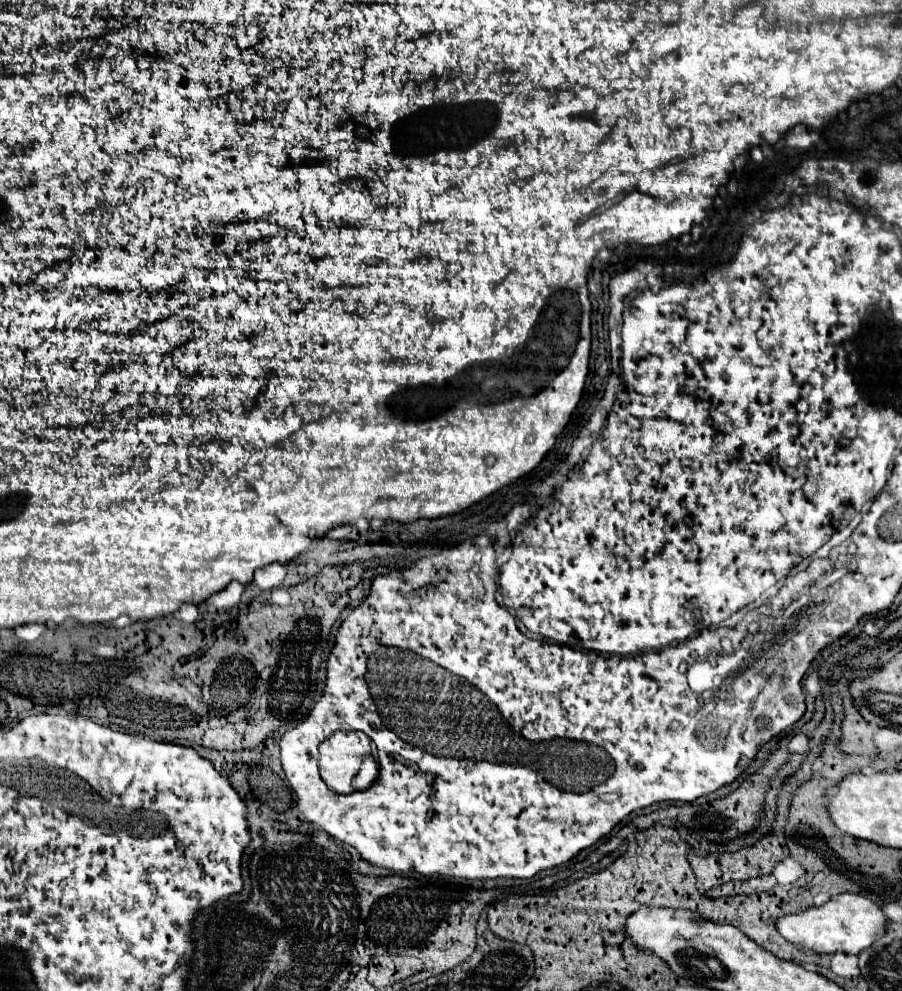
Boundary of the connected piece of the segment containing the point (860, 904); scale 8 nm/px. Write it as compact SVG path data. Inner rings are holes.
M842 893L820 907L810 907L798 915L776 917L776 931L790 943L812 949L816 953L852 953L858 955L884 933L884 915L868 897Z

